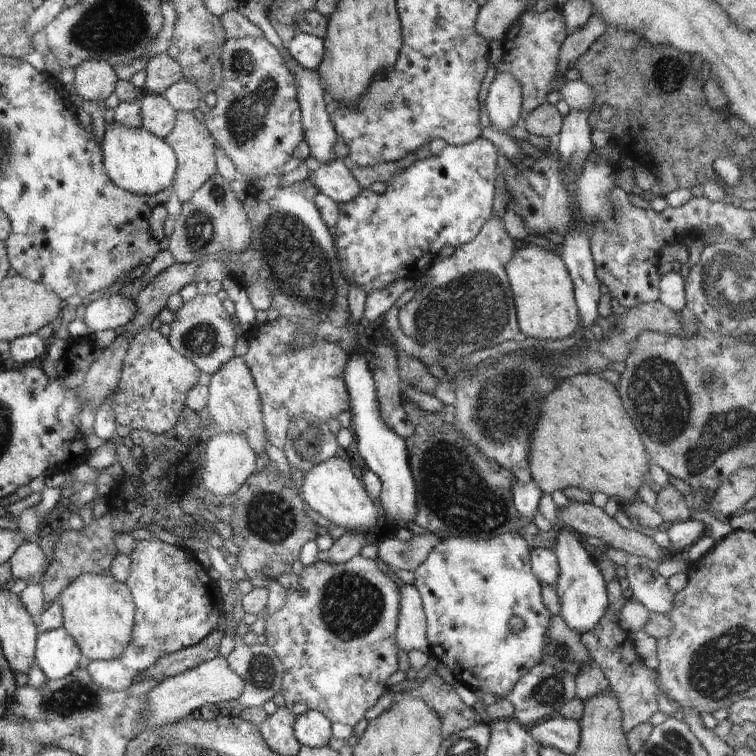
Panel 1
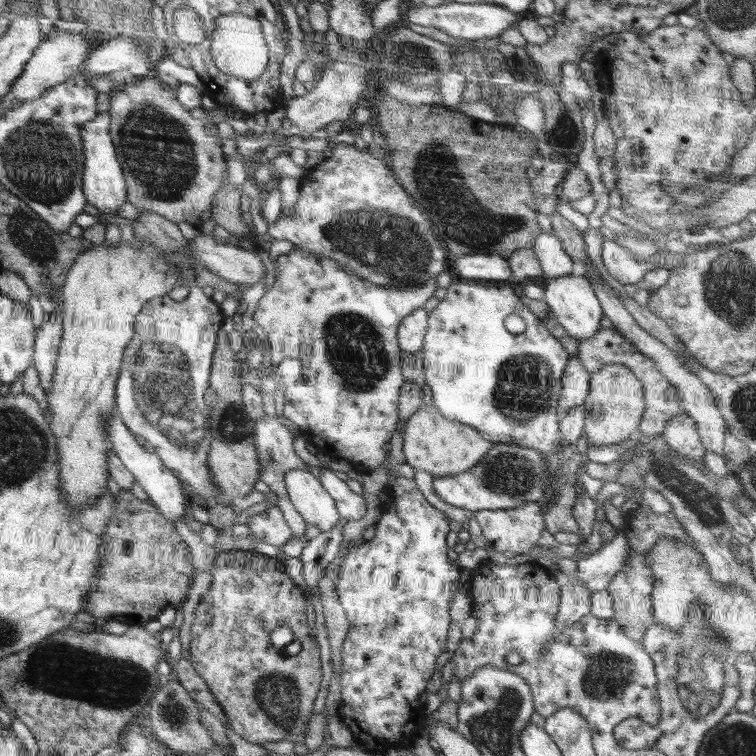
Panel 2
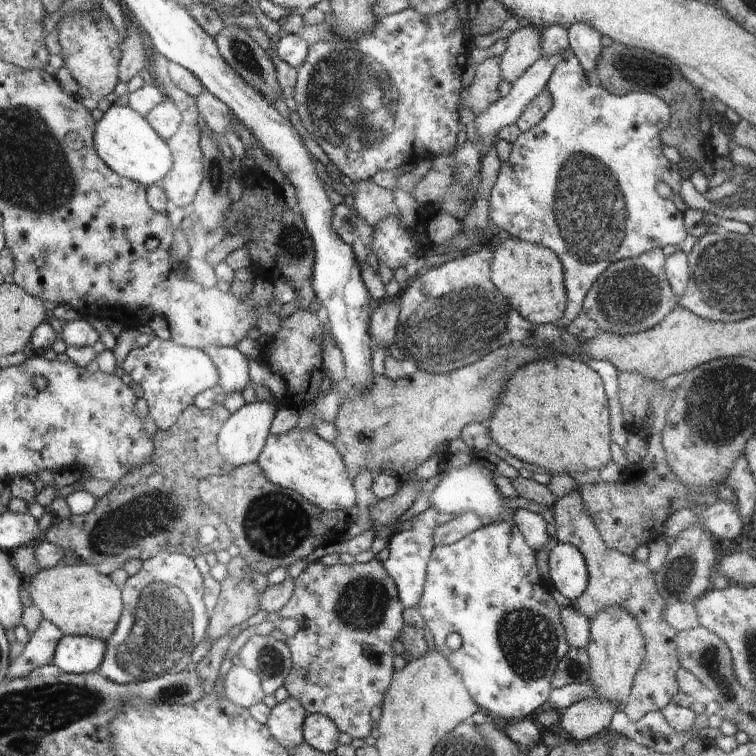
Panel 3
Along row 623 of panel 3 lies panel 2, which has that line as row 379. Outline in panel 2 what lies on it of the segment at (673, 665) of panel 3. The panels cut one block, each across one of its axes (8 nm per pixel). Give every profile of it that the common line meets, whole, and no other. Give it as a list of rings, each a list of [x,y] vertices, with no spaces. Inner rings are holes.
[[[602,326],[596,336],[588,338],[588,340],[580,340],[577,356],[580,364],[590,372],[590,375],[598,372],[598,369],[606,364],[624,364],[632,370],[632,374],[634,374],[640,384],[642,384],[645,402],[645,411],[640,420],[639,432],[648,435],[661,434],[664,432],[666,423],[668,423],[674,415],[687,414],[686,410],[680,406],[680,394],[678,394],[676,386],[674,386],[668,378],[662,376],[662,372],[656,368],[656,362],[652,362],[650,356],[644,356],[642,352],[638,352],[638,348],[631,342],[628,342],[616,328],[605,328]]]

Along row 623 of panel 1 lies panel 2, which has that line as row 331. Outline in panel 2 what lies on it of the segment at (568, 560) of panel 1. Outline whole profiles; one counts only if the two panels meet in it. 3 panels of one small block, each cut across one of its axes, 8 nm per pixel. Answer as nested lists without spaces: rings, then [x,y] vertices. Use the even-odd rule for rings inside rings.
[[[573,274],[558,276],[549,279],[544,294],[542,299],[548,304],[556,322],[568,332],[568,336],[572,336],[579,343],[580,340],[588,340],[598,334],[604,313],[590,280]]]

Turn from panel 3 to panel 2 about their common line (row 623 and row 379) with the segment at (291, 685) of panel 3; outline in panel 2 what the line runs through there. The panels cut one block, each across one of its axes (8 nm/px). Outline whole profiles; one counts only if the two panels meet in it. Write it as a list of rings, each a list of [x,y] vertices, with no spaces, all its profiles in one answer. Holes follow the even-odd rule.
[[[296,247],[287,254],[278,256],[273,261],[275,262],[276,280],[259,299],[259,305],[253,315],[253,320],[255,324],[260,326],[260,328],[265,330],[266,334],[268,334],[268,340],[271,346],[271,362],[269,367],[275,369],[285,358],[297,358],[302,365],[302,372],[296,383],[293,386],[284,387],[285,401],[283,416],[294,422],[294,424],[297,424],[299,432],[305,436],[306,440],[314,445],[318,452],[329,456],[331,460],[345,459],[349,461],[356,466],[358,474],[360,475],[367,474],[370,471],[376,471],[387,458],[385,446],[387,446],[387,443],[390,444],[392,434],[394,434],[397,424],[399,423],[399,412],[397,411],[398,400],[400,398],[400,388],[405,380],[401,372],[401,350],[397,341],[398,326],[400,326],[400,322],[402,322],[408,314],[412,314],[414,310],[418,310],[430,297],[434,296],[436,287],[439,284],[437,283],[437,278],[436,276],[430,278],[430,280],[428,280],[426,284],[422,284],[422,286],[384,288],[372,284],[372,282],[368,282],[368,280],[362,280],[359,276],[356,276],[356,274],[344,272],[344,268],[342,268],[340,264],[336,264],[332,258],[314,255],[313,253],[308,253]]]

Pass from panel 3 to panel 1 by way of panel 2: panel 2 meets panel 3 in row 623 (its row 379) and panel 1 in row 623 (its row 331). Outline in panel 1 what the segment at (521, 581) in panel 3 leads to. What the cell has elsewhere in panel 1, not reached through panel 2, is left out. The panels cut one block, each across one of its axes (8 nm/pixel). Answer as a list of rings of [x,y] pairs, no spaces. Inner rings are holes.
[[[510,532],[496,535],[491,539],[472,540],[472,537],[470,537],[450,538],[450,540],[444,540],[444,542],[439,541],[432,548],[432,552],[428,554],[428,558],[413,573],[414,586],[418,589],[423,602],[430,654],[442,664],[446,664],[453,671],[459,683],[471,689],[478,687],[480,692],[493,693],[498,699],[502,699],[504,698],[503,695],[507,695],[516,686],[516,682],[522,676],[526,676],[534,666],[542,663],[544,648],[546,648],[546,642],[548,642],[548,622],[550,622],[552,615],[542,602],[541,583],[538,582],[538,579],[532,572],[530,550],[527,542],[520,534]],[[512,617],[520,617],[524,622],[523,628],[518,633],[513,633],[509,627],[509,621]]]

